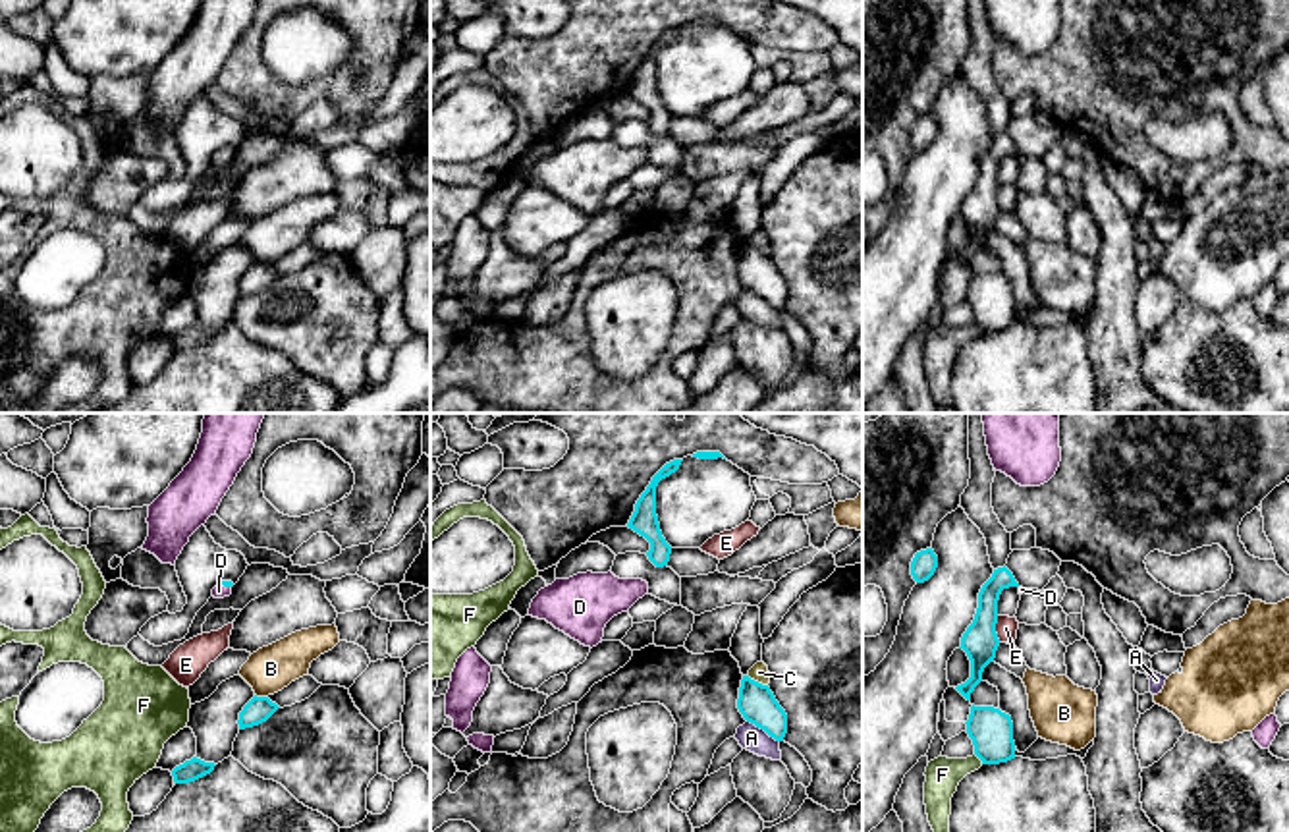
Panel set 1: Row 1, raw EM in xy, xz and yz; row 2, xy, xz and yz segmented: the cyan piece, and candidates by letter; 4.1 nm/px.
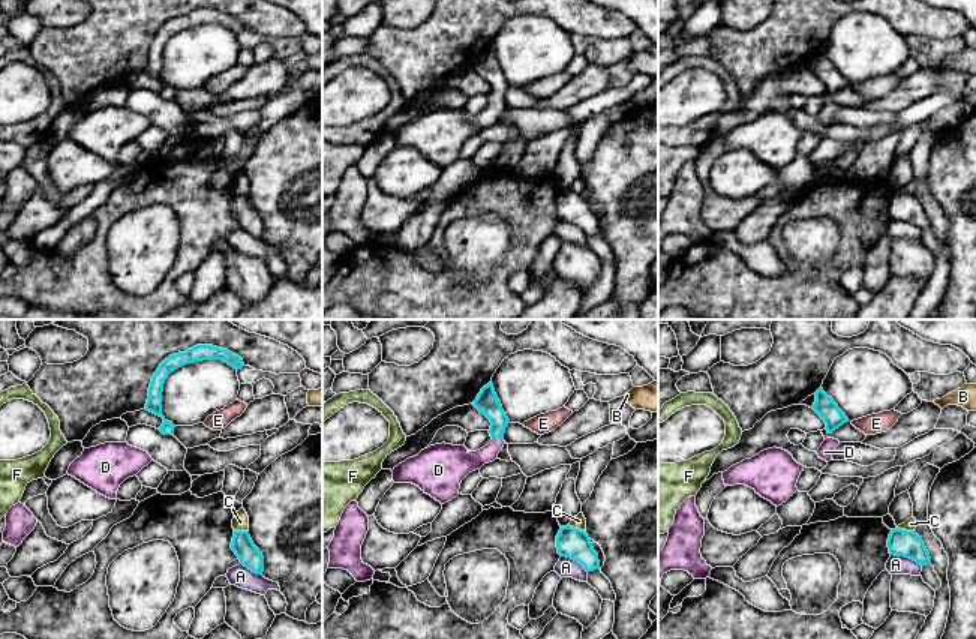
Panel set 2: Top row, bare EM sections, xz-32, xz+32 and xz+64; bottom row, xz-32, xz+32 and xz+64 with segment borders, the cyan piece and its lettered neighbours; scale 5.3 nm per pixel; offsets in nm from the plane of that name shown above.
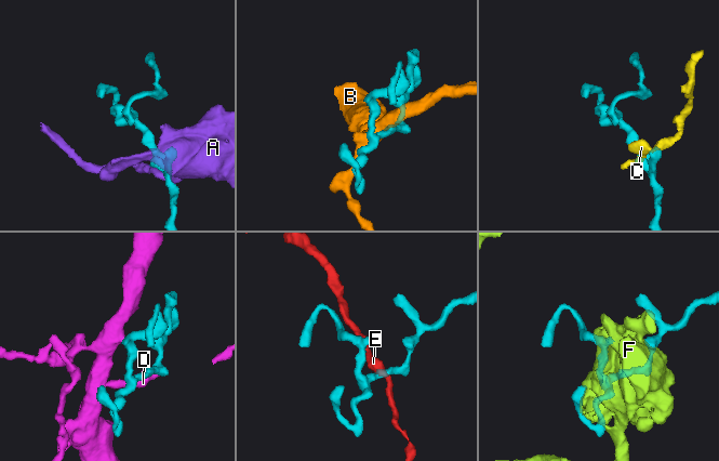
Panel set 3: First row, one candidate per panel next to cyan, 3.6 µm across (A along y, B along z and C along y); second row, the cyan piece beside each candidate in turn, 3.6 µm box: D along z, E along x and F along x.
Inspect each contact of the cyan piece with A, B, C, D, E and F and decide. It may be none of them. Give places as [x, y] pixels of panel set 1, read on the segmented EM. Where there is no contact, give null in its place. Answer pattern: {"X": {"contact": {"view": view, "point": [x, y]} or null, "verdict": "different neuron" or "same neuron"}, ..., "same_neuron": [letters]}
{"A": {"contact": {"view": "xz", "point": [763, 728]}, "verdict": "different neuron"}, "B": {"contact": {"view": "xy", "point": [261, 697]}, "verdict": "different neuron"}, "C": {"contact": {"view": "xz", "point": [757, 682]}, "verdict": "different neuron"}, "D": {"contact": {"view": "xy", "point": [226, 585]}, "verdict": "same neuron"}, "E": {"contact": {"view": "yz", "point": [994, 630]}, "verdict": "different neuron"}, "F": {"contact": {"view": "yz", "point": [979, 757]}, "verdict": "different neuron"}, "same_neuron": ["D"]}

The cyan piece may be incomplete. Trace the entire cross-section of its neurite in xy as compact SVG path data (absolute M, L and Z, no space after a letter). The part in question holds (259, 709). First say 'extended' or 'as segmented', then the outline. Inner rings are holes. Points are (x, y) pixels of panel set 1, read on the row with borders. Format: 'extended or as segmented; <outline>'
as segmented; M253 697L239 712L239 730L259 726L266 722L280 707L268 697Z

